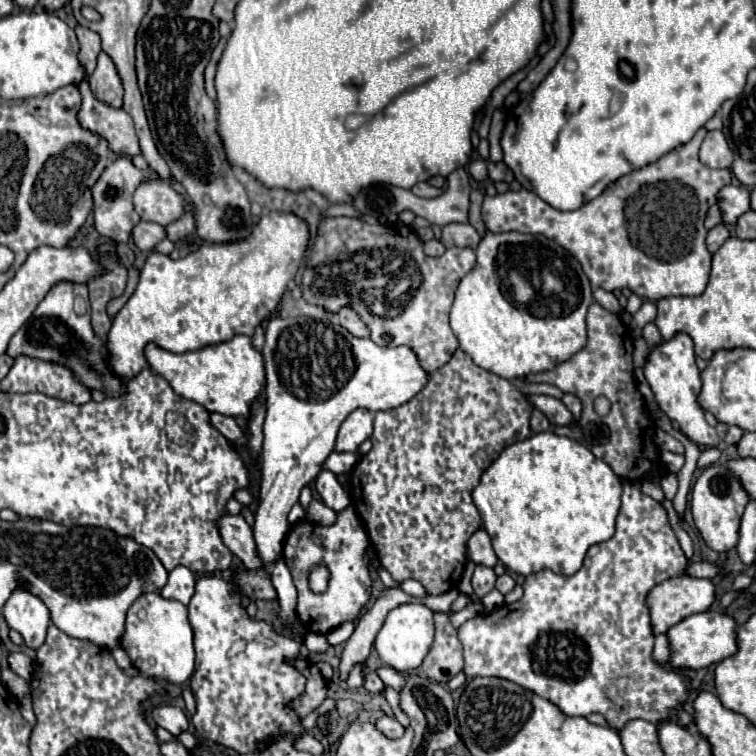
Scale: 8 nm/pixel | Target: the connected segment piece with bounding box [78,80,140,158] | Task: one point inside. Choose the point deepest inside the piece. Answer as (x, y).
(113, 124)

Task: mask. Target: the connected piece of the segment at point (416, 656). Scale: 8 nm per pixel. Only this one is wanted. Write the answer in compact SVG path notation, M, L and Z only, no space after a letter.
M402 604L402 606L396 606L394 610L390 610L390 614L386 616L386 622L380 628L376 642L374 642L374 648L376 648L382 664L392 666L400 674L410 674L416 668L420 668L424 662L424 656L430 652L432 640L434 640L432 616L434 616L434 612L422 604Z

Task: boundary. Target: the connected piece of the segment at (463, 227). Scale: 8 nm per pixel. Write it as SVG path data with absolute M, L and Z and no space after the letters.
M448 224L442 228L442 242L446 246L468 246L476 250L480 236L470 224Z

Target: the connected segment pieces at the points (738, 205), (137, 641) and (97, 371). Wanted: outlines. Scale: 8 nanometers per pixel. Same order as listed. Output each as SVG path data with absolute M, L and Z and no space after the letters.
M724 186L718 192L718 204L724 224L736 224L736 220L750 210L750 190L746 186Z
M158 592L142 594L126 616L126 634L122 646L130 654L132 664L142 676L166 680L172 684L184 684L194 674L194 636L188 624L188 610L176 600L166 600Z
M58 282L50 288L46 298L30 316L30 320L10 340L8 356L16 358L20 354L48 362L60 362L68 366L84 386L104 390L106 396L118 396L118 392L122 392L122 380L116 378L106 366L108 360L106 346L92 332L86 284Z

